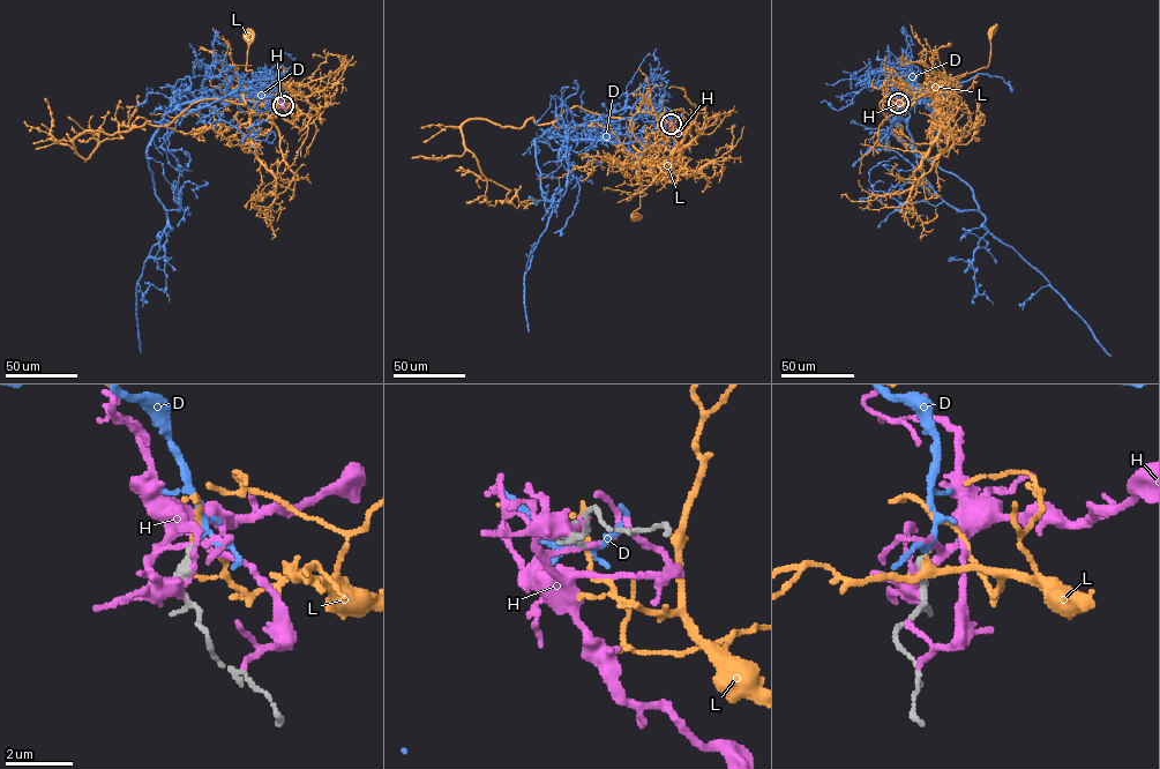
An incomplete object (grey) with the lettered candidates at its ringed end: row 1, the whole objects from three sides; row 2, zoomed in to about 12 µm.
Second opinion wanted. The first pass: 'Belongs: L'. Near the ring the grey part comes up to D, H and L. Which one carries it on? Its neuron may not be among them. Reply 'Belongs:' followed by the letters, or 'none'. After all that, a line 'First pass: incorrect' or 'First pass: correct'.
Belongs: D
First pass: incorrect

